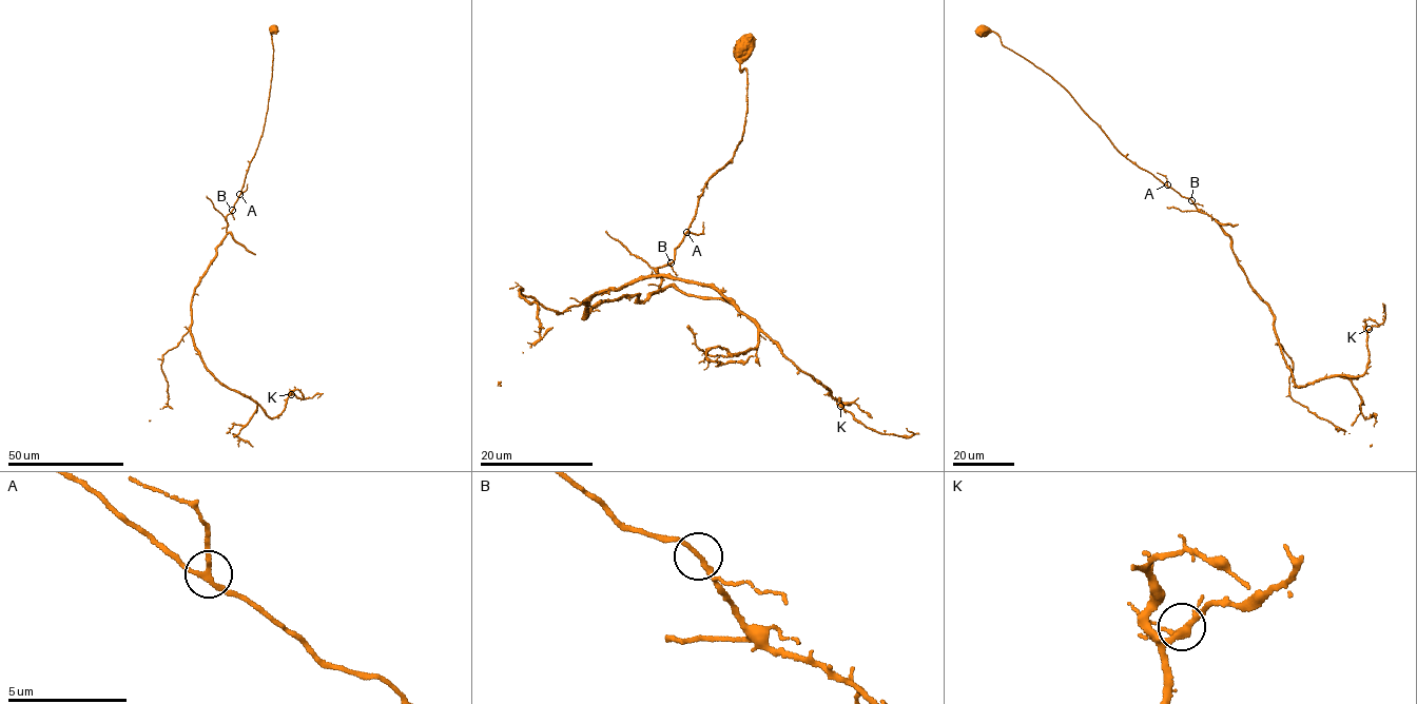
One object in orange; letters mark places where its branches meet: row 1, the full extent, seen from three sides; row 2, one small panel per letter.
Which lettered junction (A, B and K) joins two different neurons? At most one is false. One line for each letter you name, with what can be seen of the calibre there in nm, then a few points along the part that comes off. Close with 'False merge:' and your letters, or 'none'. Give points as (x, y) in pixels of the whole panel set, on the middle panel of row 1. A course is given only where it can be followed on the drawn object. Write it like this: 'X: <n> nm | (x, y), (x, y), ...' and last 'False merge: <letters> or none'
False merge: none

